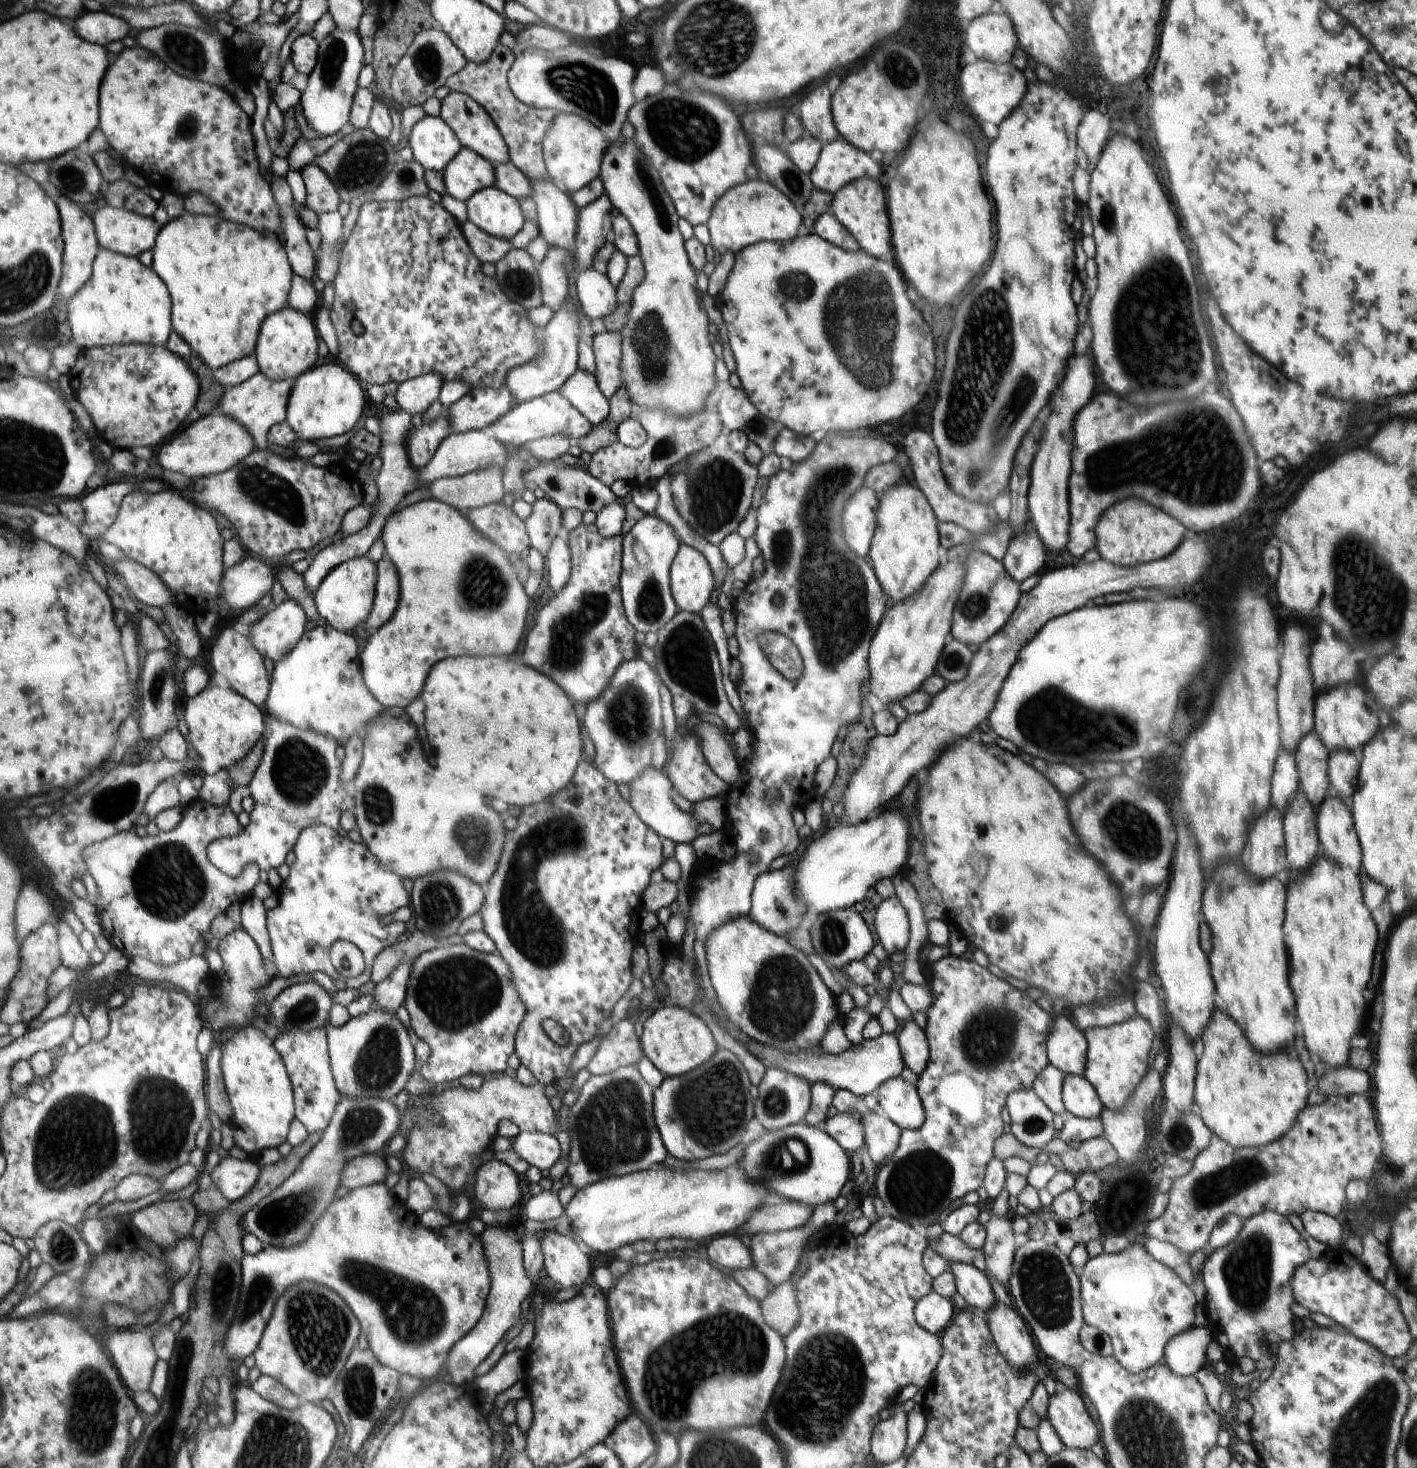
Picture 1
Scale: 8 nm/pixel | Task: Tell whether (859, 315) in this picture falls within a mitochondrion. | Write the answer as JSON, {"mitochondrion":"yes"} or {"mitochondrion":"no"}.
{"mitochondrion":"yes"}

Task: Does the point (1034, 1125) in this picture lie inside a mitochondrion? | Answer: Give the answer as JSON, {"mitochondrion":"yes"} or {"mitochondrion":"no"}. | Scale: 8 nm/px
{"mitochondrion":"yes"}

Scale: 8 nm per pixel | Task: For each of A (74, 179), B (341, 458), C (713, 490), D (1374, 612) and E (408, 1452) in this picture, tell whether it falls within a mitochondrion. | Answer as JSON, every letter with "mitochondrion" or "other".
{"A":"mitochondrion","B":"other","C":"mitochondrion","D":"mitochondrion","E":"other"}

